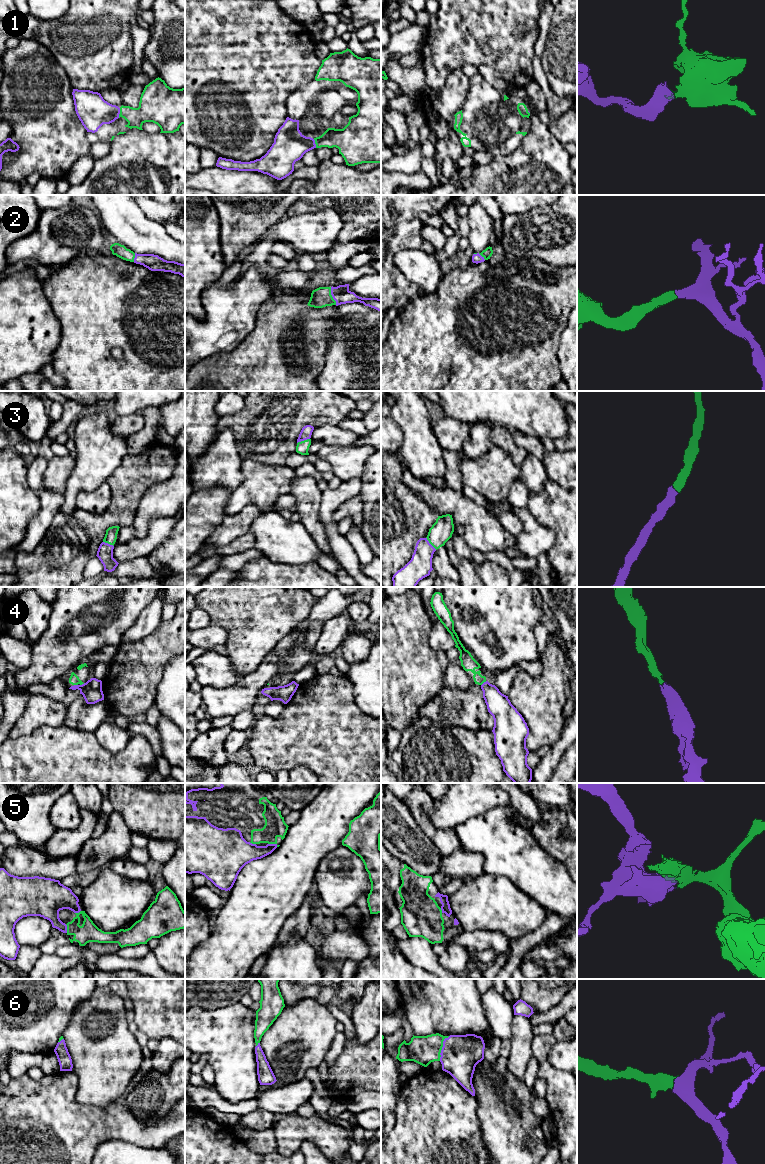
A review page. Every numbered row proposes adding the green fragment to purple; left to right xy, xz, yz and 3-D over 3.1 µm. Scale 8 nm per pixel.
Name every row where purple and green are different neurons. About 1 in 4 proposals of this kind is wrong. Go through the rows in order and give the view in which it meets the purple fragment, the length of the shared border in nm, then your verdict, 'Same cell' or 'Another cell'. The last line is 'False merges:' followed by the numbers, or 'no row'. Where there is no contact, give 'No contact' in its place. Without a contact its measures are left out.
1: Touches purple in xy. Shared border 80 nm. Same cell
2: Touches purple in xz. Shared border 150 nm. Same cell
3: Touches purple in xz. Shared border 110 nm. Same cell
4: Touches purple in yz. Shared border 60 nm. Same cell
5: Touches purple in xz. Shared border 80 nm. Same cell
6: Touches purple in yz. Shared border 220 nm. Same cell
False merges: no row

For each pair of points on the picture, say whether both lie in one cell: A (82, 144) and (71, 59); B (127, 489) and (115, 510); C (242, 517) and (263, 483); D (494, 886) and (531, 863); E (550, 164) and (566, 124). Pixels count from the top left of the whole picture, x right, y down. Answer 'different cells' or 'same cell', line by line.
A: different cells
B: same cell
C: different cells
D: different cells
E: different cells

